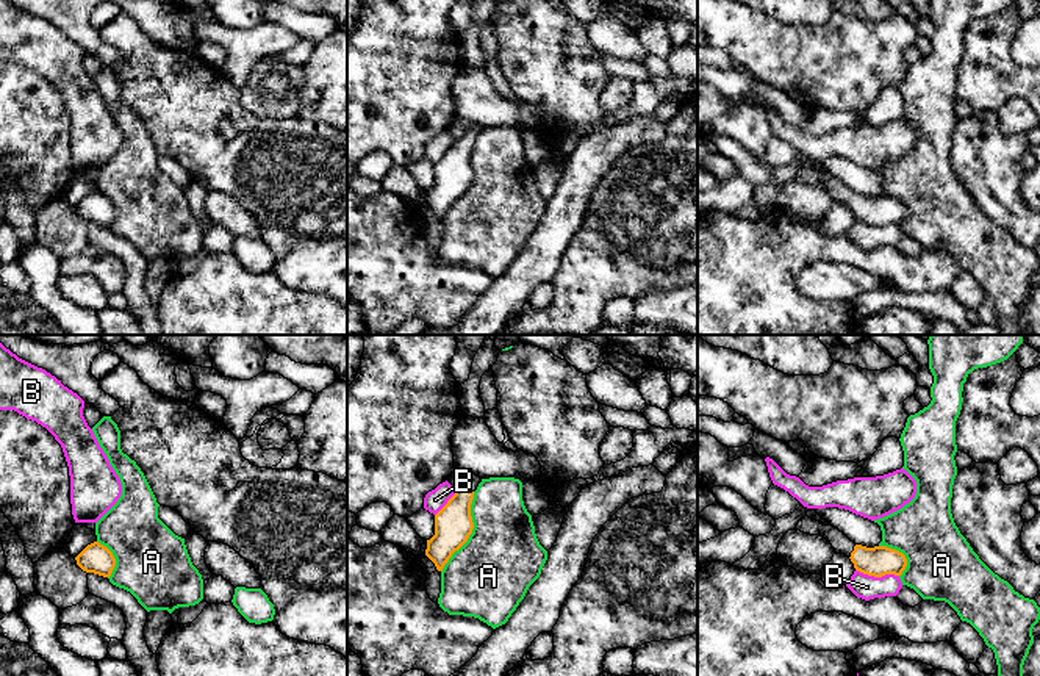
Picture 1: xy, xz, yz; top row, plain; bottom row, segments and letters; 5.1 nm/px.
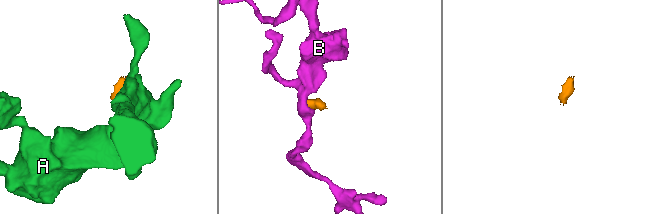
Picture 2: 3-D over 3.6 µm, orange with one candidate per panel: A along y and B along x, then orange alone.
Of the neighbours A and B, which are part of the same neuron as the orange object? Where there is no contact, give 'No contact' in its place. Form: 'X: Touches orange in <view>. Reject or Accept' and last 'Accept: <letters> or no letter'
A: Touches orange in xz. Reject
B: Touches orange in yz. Reject
Accept: no letter

